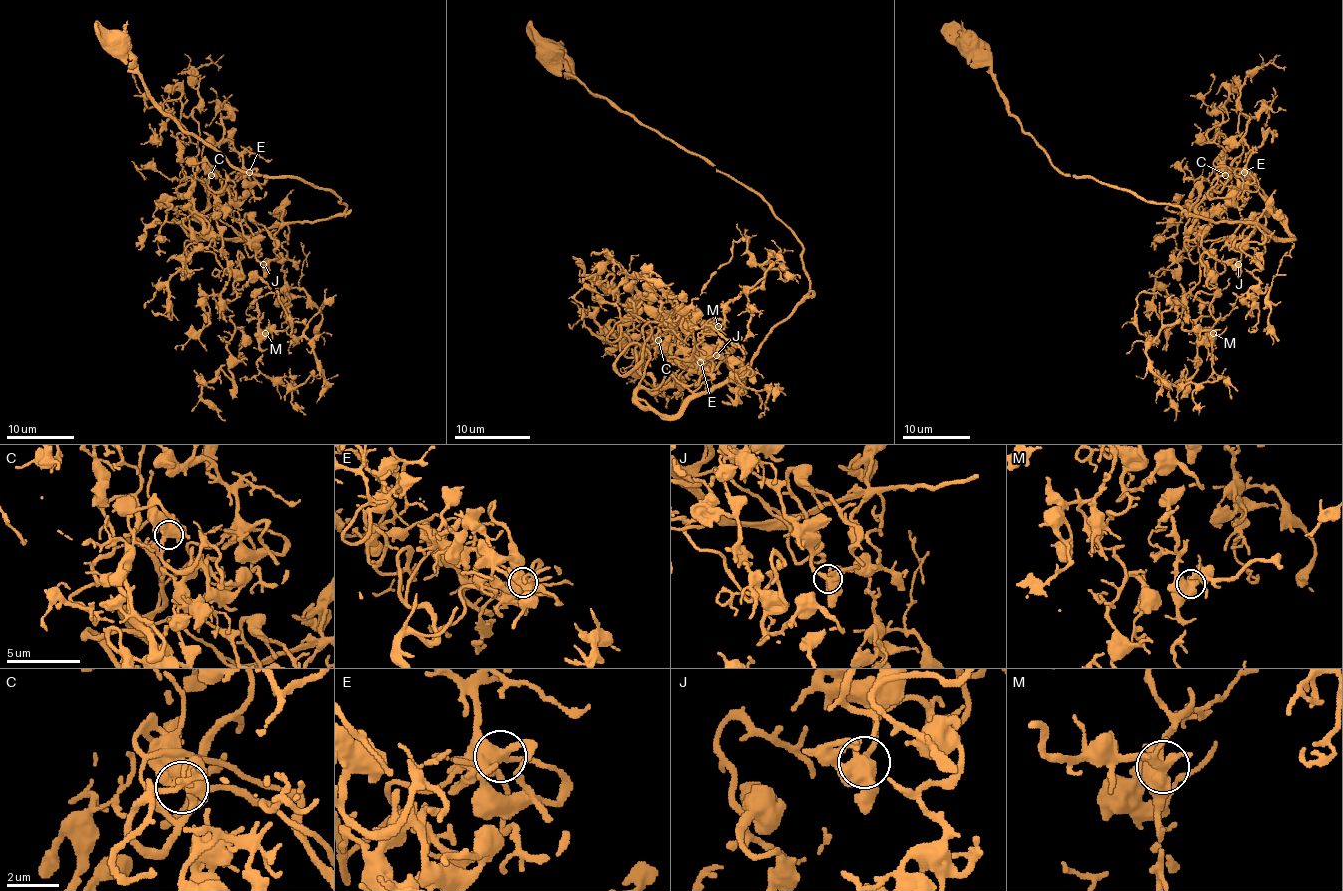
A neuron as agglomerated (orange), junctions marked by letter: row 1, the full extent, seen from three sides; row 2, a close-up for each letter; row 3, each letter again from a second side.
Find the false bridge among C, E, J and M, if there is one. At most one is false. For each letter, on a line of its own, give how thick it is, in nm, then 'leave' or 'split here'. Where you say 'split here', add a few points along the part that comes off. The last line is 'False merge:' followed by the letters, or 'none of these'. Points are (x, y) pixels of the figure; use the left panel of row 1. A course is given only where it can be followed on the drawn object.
C: 500 nm thick; leave
E: 480 nm thick; leave
J: 480 nm thick; leave
M: 480 nm thick; split here; foreign part runs (265, 332), (297, 322), (306, 325), (304, 337), (319, 373), (296, 386), (291, 383), (291, 401), (306, 415)
False merge: M

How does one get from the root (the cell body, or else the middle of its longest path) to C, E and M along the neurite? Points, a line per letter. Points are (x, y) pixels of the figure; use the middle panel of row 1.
C: (547, 53), (749, 186), (802, 247), (810, 293), (741, 374), (650, 392), (658, 340)
E: (547, 53), (749, 186), (802, 247), (810, 293), (741, 374), (650, 392), (699, 361)
M: (547, 53), (800, 243), (810, 293), (741, 374), (650, 392), (675, 365), (669, 314), (718, 327)

